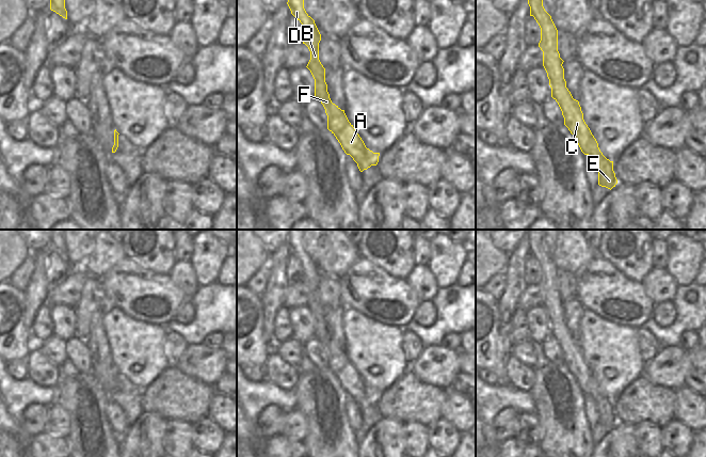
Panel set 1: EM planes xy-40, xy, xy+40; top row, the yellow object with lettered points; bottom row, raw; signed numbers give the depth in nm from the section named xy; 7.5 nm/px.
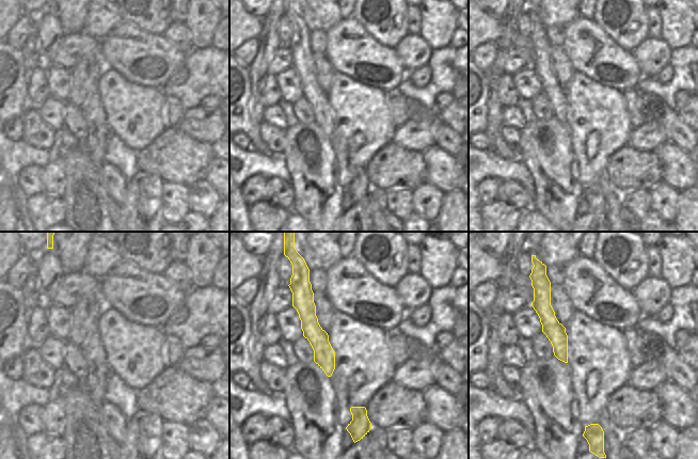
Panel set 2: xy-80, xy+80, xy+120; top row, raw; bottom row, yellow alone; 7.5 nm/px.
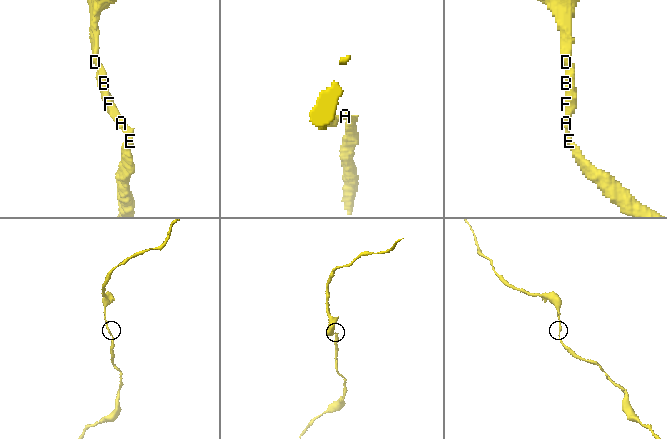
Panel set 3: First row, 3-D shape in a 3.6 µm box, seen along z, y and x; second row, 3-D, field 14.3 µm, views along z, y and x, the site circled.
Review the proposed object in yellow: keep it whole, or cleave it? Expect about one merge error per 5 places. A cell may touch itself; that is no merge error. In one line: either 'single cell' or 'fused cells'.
single cell

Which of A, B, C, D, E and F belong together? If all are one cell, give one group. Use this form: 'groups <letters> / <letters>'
groups A B C D E F

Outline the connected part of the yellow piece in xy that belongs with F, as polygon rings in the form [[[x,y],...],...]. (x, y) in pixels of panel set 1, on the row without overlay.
[[[289,230],[287,241],[291,253],[302,263],[304,280],[309,290],[310,299],[307,308],[315,318],[315,336],[323,344],[327,354],[327,368],[336,376],[342,389],[357,403],[360,411],[379,401],[380,392],[373,392],[366,387],[364,380],[349,361],[344,349],[332,342],[325,321],[325,308],[319,299],[319,282],[321,273],[315,259],[304,248],[304,230]]]

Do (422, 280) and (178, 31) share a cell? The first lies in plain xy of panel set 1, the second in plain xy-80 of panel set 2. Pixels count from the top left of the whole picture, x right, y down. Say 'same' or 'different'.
same

